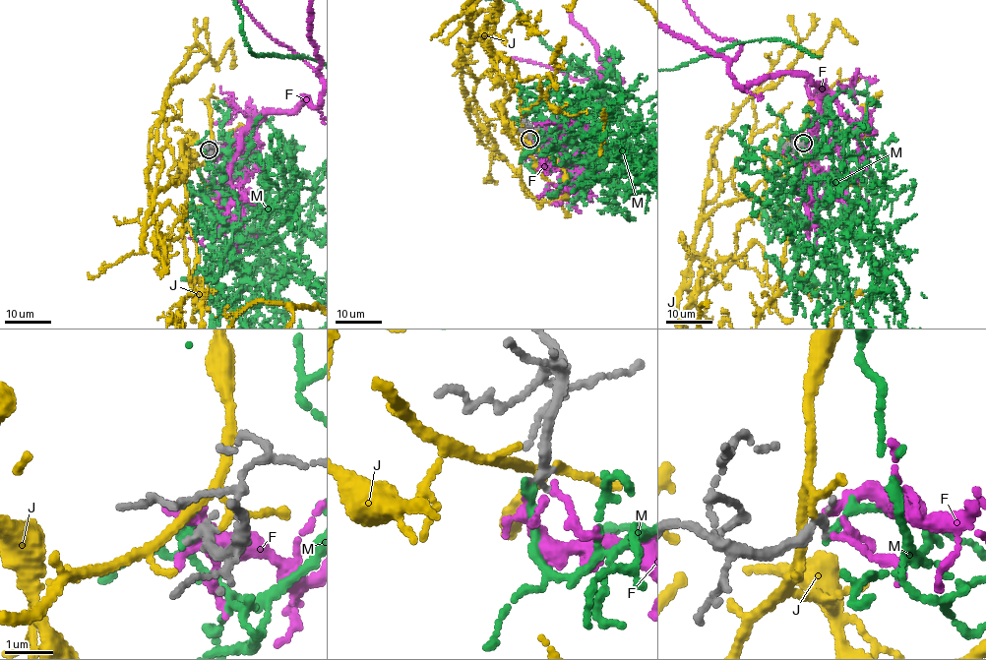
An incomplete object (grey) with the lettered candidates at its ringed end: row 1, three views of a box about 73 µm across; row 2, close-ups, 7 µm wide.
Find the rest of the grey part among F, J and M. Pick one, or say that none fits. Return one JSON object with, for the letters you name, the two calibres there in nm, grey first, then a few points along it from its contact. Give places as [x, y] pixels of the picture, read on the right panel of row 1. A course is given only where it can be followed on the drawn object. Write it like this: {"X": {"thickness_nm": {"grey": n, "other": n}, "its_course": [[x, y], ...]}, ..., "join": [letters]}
{"F": {"thickness_nm": {"grey": 220, "other": 140}, "its_course": [[803, 143], [817, 142], [822, 86], [766, 75], [742, 90], [728, 72], [740, 44], [689, 7]]}, "join": ["F"]}

